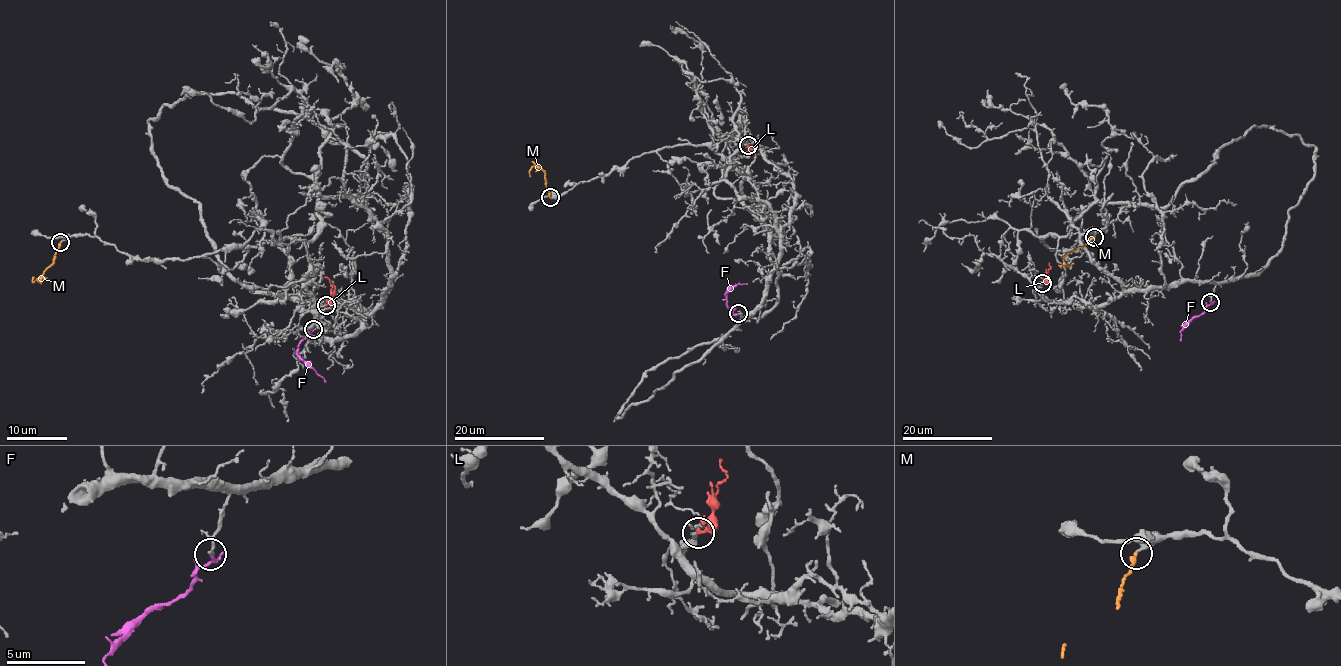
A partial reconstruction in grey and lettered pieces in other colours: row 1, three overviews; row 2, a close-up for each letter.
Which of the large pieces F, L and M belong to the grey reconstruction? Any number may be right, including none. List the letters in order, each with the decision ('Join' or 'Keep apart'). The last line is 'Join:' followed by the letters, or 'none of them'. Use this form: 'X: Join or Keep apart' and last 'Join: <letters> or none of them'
F: Join
L: Join
M: Keep apart
Join: F, L

